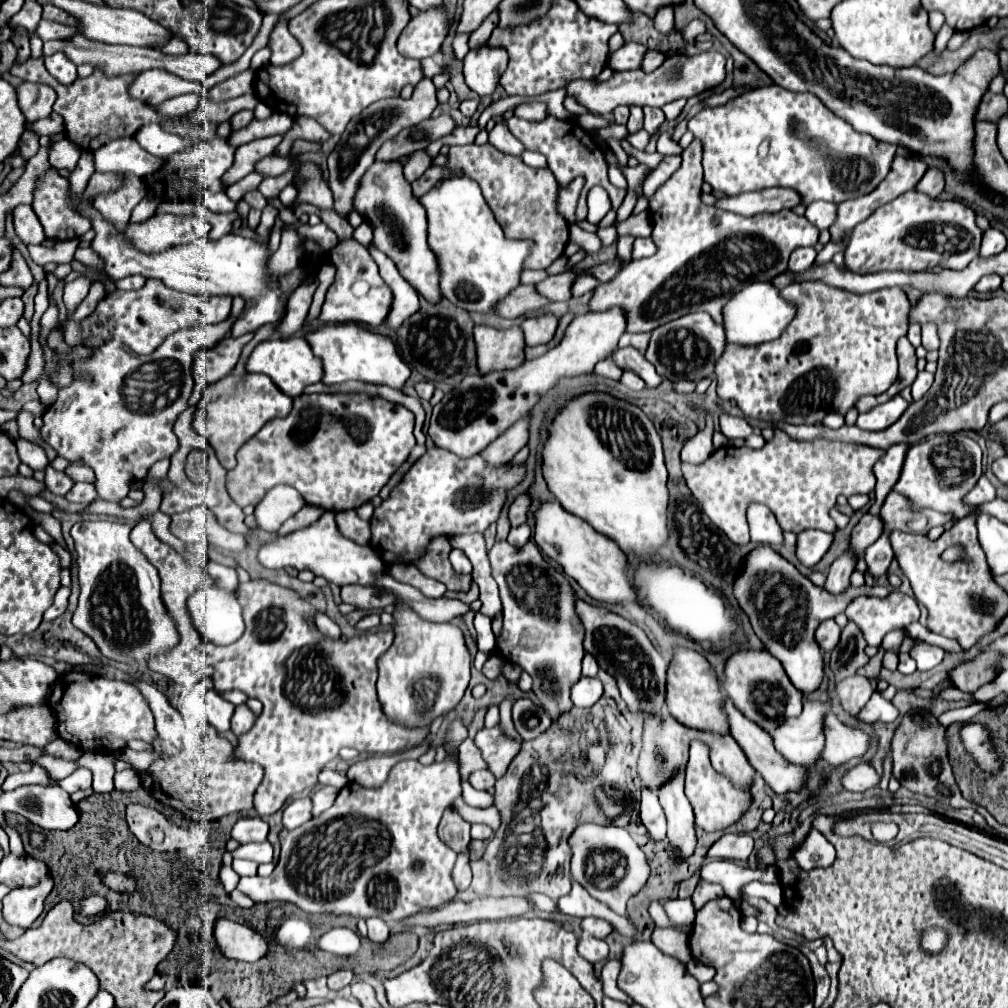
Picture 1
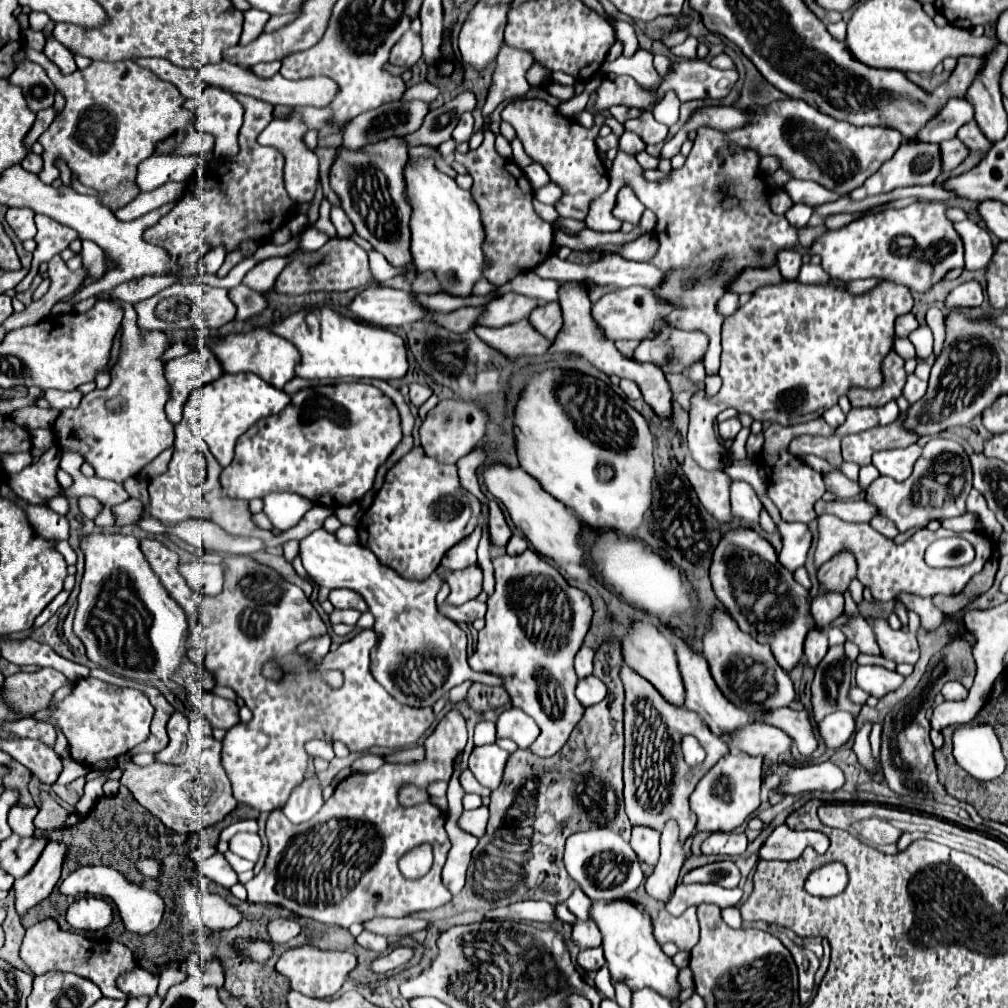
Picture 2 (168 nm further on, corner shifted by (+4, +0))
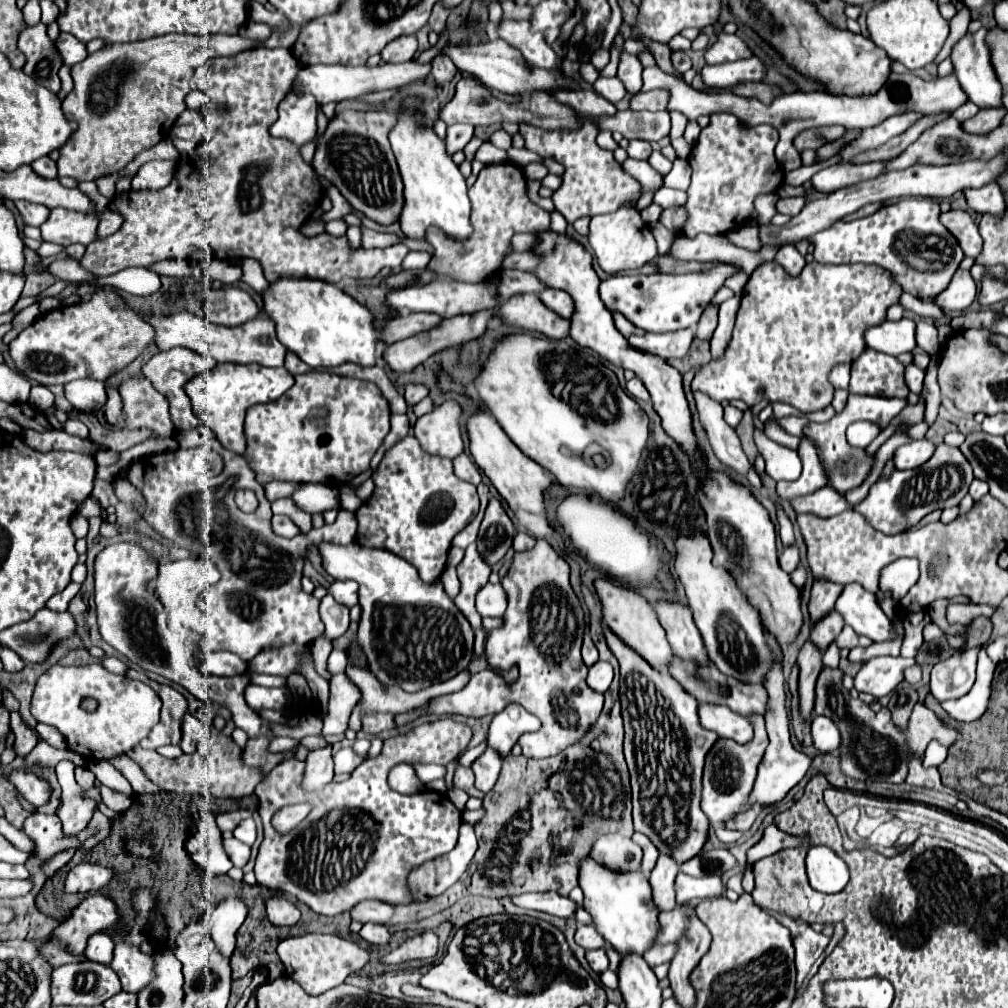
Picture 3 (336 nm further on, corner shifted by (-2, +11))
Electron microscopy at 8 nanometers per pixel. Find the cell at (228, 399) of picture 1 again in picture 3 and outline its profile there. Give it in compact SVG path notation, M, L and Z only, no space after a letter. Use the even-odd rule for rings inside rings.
M222 363L216 365L214 369L194 377L194 381L186 383L186 393L192 401L194 415L210 427L222 447L234 453L244 453L246 449L246 439L244 439L244 417L248 407L256 403L266 403L282 397L290 387L294 385L294 377L284 369L270 369L262 367L258 363L248 363L248 365L238 365L238 363Z

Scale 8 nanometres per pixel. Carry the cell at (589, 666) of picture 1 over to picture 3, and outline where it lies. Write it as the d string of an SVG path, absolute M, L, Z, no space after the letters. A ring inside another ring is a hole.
M584 635L584 645L582 645L582 659L588 667L592 667L598 661L598 651L590 639L590 635Z

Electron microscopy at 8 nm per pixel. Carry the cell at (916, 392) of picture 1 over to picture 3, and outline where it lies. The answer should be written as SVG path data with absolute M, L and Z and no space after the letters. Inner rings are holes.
M910 363L906 367L906 385L908 385L908 389L918 395L922 391L922 381L924 381L924 371L918 369L914 363Z

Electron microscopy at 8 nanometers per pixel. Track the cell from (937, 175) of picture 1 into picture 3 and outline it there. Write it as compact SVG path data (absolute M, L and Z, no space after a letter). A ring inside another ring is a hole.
M980 109L976 117L968 119L962 123L962 129L966 133L976 133L976 135L986 135L994 131L994 127L1000 125L1006 109Z

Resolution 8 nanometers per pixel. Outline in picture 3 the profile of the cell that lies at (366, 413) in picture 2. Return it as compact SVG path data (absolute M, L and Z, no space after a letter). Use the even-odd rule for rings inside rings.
M308 371L304 375L296 375L292 389L288 389L278 401L250 407L246 413L244 433L248 443L244 457L254 469L258 483L324 483L338 489L340 483L346 483L370 469L370 459L390 433L390 405L376 383L340 377L326 371Z

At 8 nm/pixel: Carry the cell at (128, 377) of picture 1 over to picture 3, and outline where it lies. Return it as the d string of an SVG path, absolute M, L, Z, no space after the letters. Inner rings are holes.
M128 377L120 385L122 411L126 415L126 431L150 429L156 439L174 435L174 423L168 411L168 399L146 381L146 377Z

